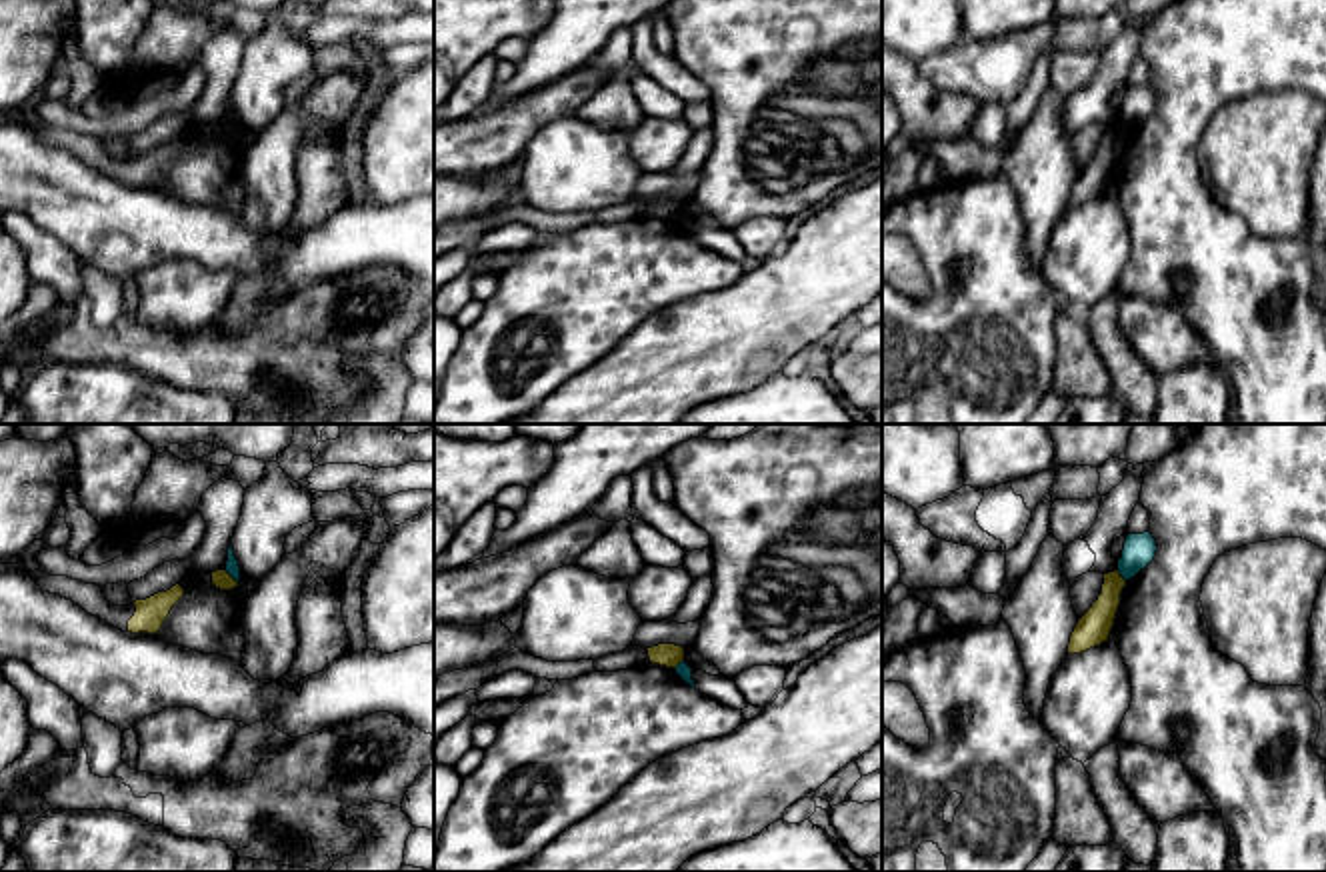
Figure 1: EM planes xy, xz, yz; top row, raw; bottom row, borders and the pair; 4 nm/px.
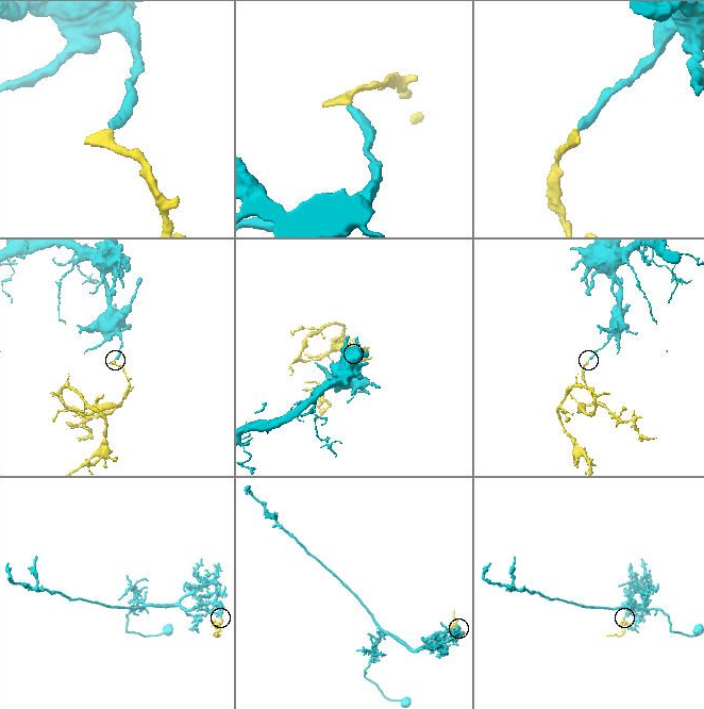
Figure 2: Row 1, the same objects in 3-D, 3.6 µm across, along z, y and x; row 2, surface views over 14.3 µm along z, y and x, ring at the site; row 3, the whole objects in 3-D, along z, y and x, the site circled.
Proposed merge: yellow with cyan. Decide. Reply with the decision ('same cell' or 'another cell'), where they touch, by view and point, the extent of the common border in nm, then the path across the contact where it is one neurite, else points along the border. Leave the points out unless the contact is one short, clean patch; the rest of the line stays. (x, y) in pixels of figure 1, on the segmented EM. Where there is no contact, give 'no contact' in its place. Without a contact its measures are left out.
another cell | xy (230, 576) | 80 nm | along xy (224, 570), (236, 582)

